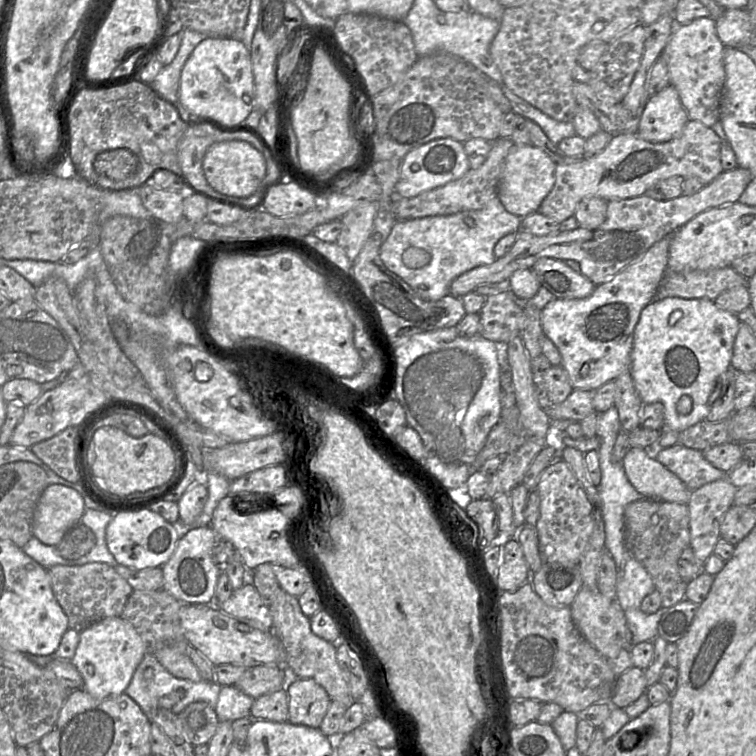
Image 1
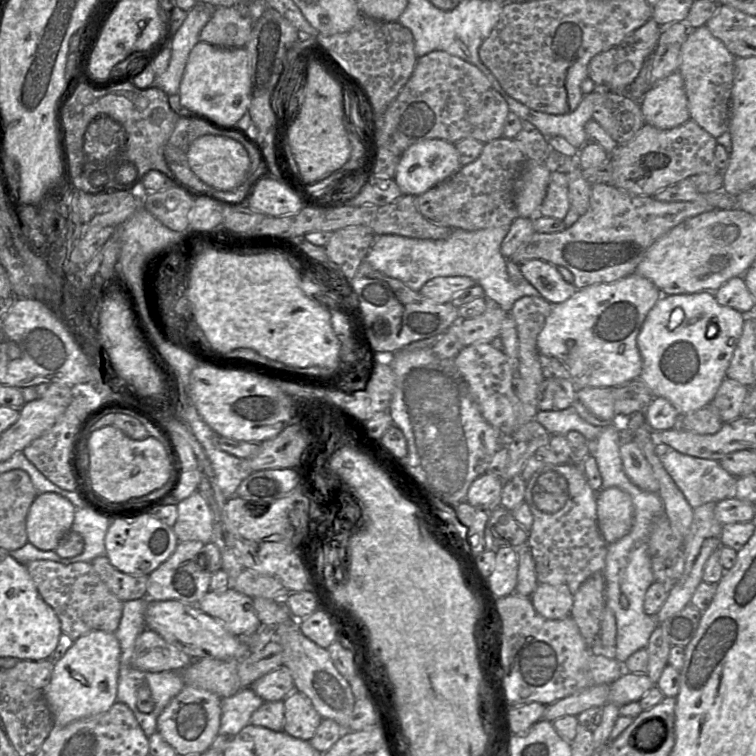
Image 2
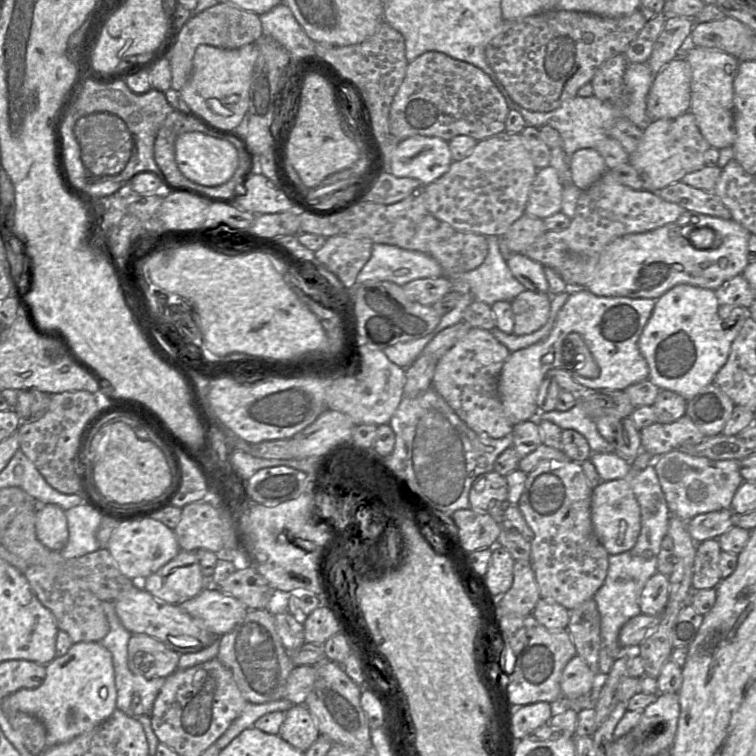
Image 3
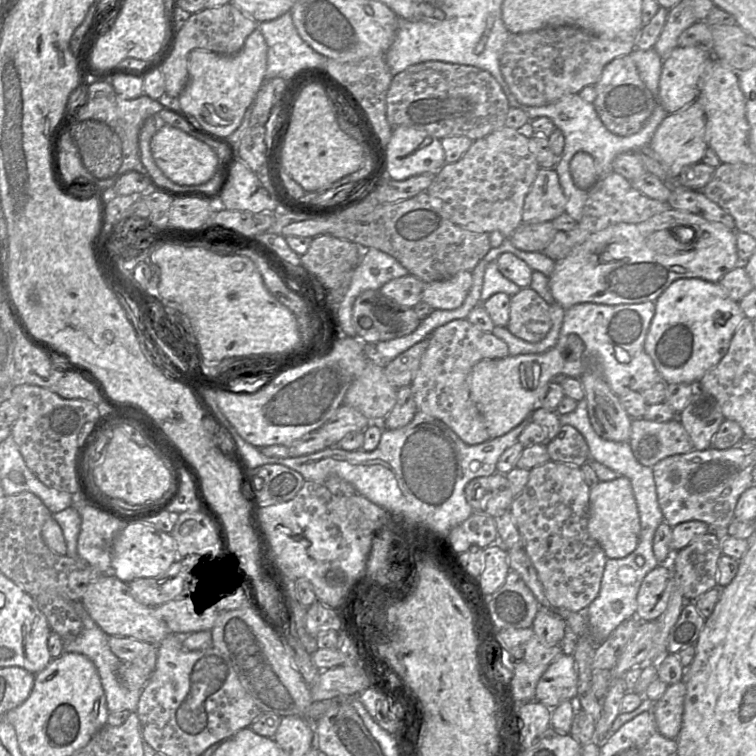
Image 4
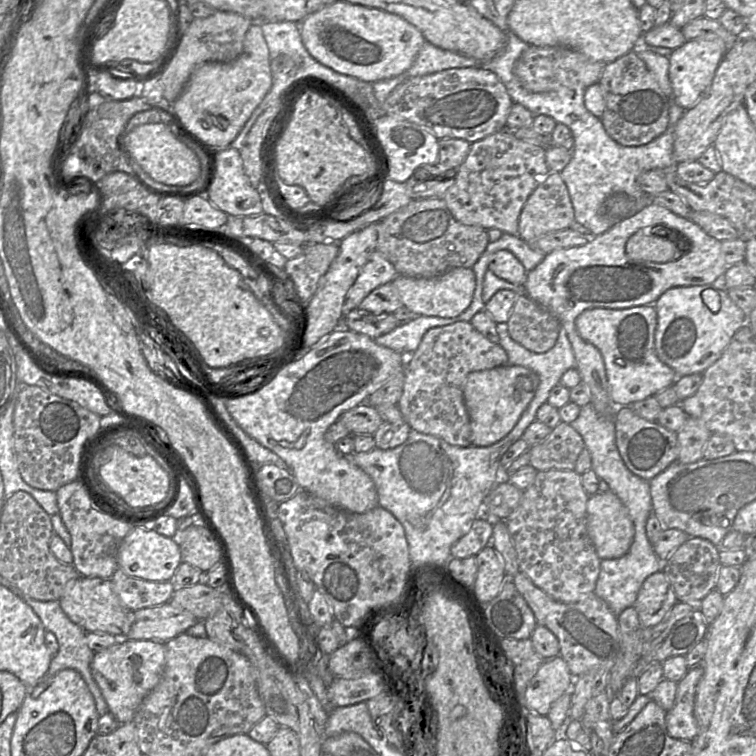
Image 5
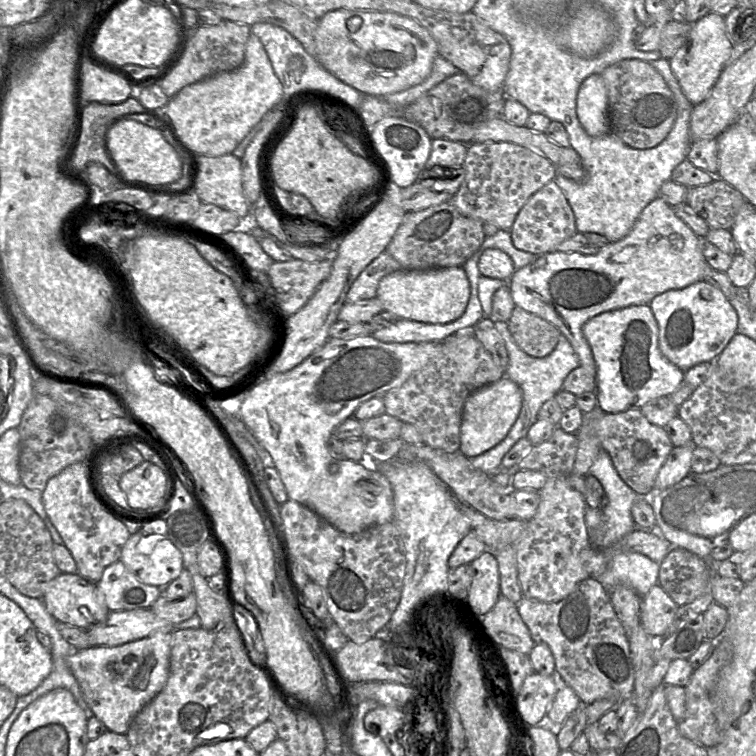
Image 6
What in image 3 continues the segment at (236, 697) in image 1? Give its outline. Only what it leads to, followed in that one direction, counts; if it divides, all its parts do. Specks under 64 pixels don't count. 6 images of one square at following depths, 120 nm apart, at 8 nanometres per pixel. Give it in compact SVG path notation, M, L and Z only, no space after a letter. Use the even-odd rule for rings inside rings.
M279 699L262 704L247 702L242 713L232 721L228 729L214 742L214 744L218 749L222 750L243 730L254 727L254 722L261 716L275 711L286 712L292 706L293 704L287 699Z

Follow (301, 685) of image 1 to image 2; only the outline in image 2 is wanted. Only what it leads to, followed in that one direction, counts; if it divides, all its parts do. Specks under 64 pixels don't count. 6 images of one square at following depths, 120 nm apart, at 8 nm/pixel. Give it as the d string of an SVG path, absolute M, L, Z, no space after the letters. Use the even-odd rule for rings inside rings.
M294 689L284 699L283 731L290 736L310 741L321 721L311 700L300 691Z

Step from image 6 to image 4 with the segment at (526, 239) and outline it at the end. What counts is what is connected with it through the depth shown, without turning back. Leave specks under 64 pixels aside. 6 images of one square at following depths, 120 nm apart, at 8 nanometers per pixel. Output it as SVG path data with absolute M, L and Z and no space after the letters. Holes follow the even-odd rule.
M540 168L522 210L522 222L552 222L565 212L566 198L554 168Z

